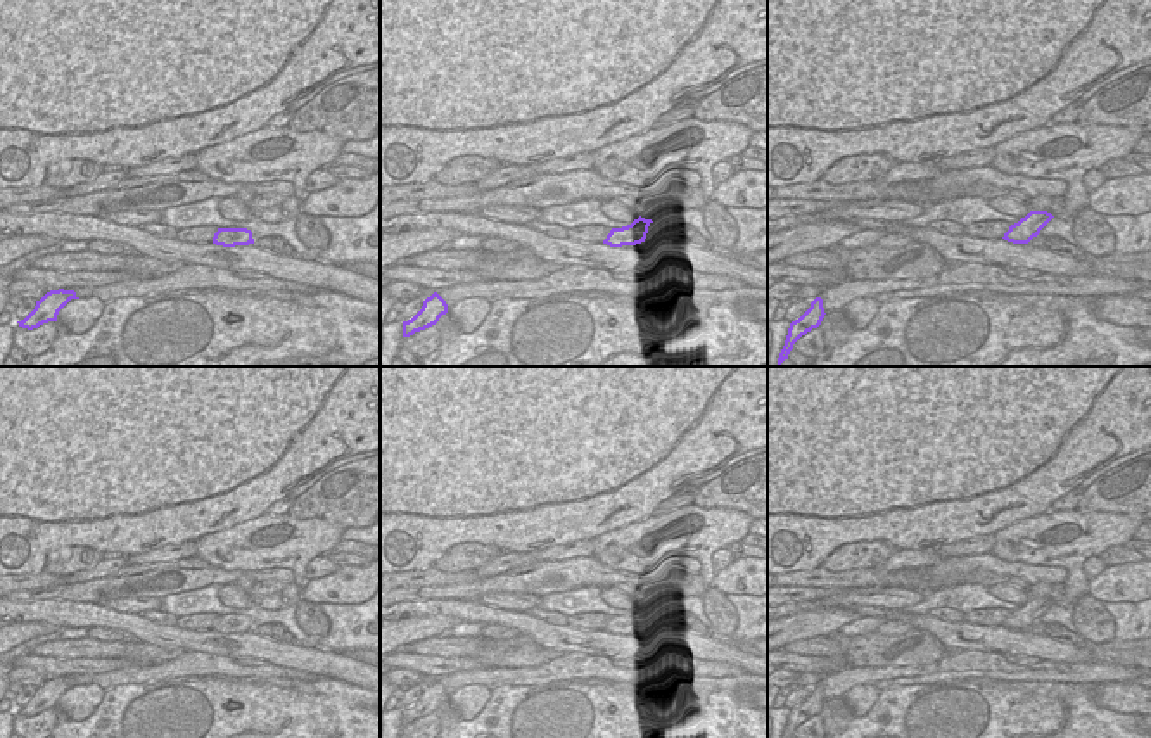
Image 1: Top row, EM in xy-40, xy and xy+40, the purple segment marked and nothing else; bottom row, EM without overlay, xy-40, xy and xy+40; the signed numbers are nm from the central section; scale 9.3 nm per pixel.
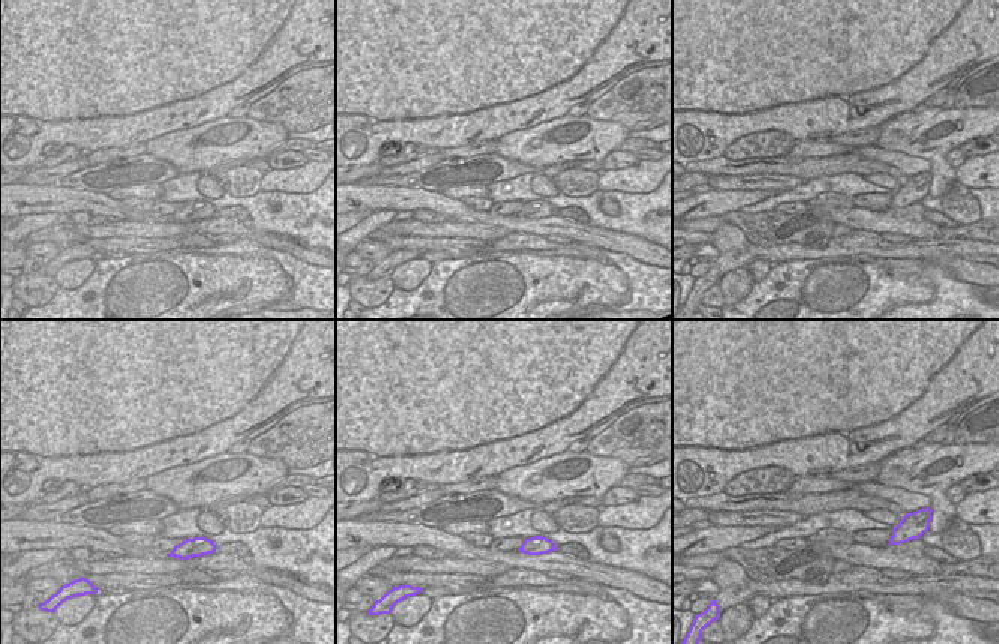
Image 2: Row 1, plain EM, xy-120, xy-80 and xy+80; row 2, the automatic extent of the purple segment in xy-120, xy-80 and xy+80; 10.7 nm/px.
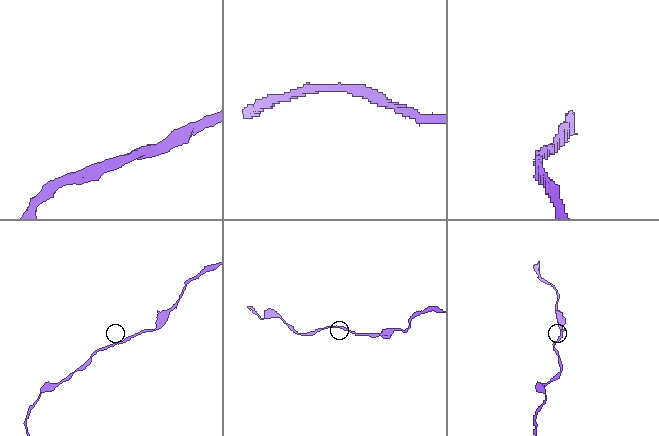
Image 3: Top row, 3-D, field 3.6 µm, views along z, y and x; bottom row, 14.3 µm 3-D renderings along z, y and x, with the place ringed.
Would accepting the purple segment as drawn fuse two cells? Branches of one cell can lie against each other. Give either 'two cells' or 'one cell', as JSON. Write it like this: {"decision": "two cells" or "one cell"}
{"decision": "one cell"}

